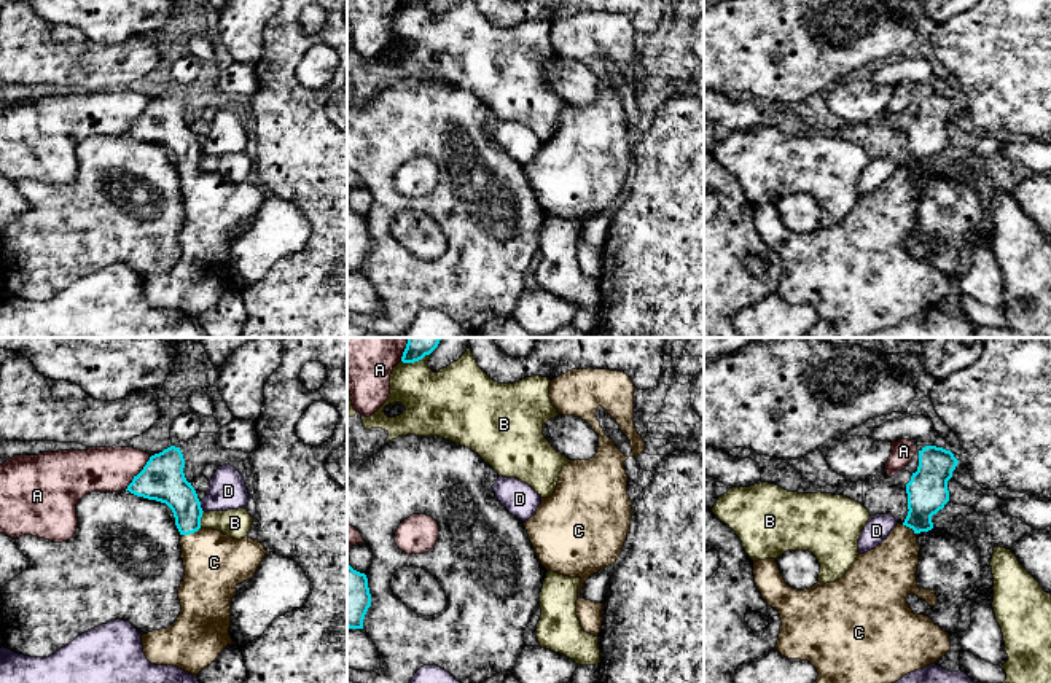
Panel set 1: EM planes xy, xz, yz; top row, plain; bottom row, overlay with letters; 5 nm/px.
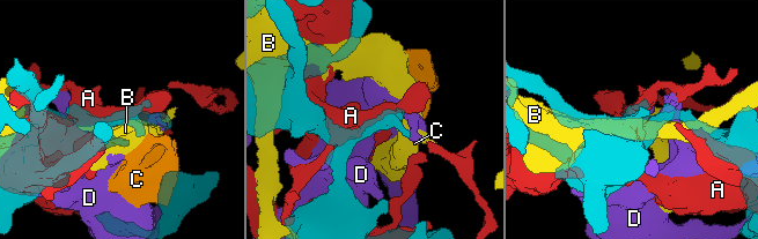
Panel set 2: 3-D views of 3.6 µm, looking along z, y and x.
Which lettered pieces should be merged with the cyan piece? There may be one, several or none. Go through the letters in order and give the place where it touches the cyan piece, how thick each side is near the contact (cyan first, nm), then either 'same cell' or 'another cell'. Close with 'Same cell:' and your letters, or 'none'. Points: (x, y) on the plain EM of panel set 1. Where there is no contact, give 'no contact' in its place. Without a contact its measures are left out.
A: contact xy (139, 117); calibres 220 and 220 nm; another cell
B: contact xy (199, 163); calibres 200 and 140 nm; another cell
C: contact xy (191, 175); calibres 170 and 300 nm; same cell
D: contact xy (199, 150); calibres 220 and 190 nm; another cell
Same cell: C

